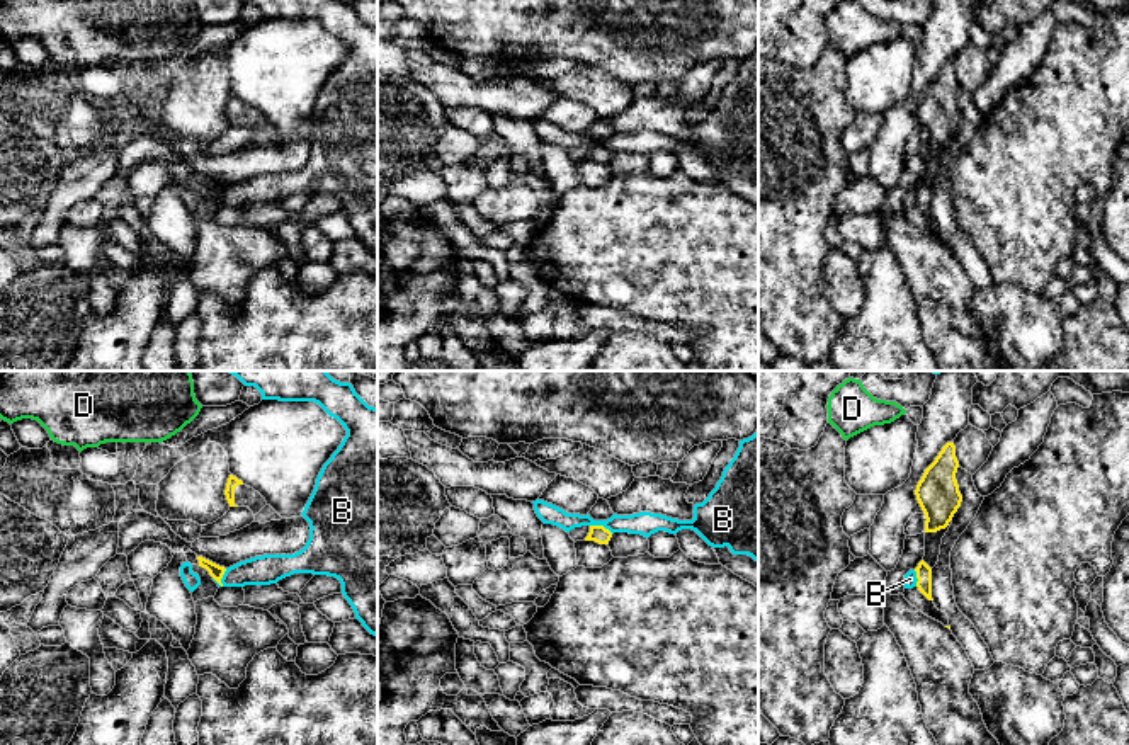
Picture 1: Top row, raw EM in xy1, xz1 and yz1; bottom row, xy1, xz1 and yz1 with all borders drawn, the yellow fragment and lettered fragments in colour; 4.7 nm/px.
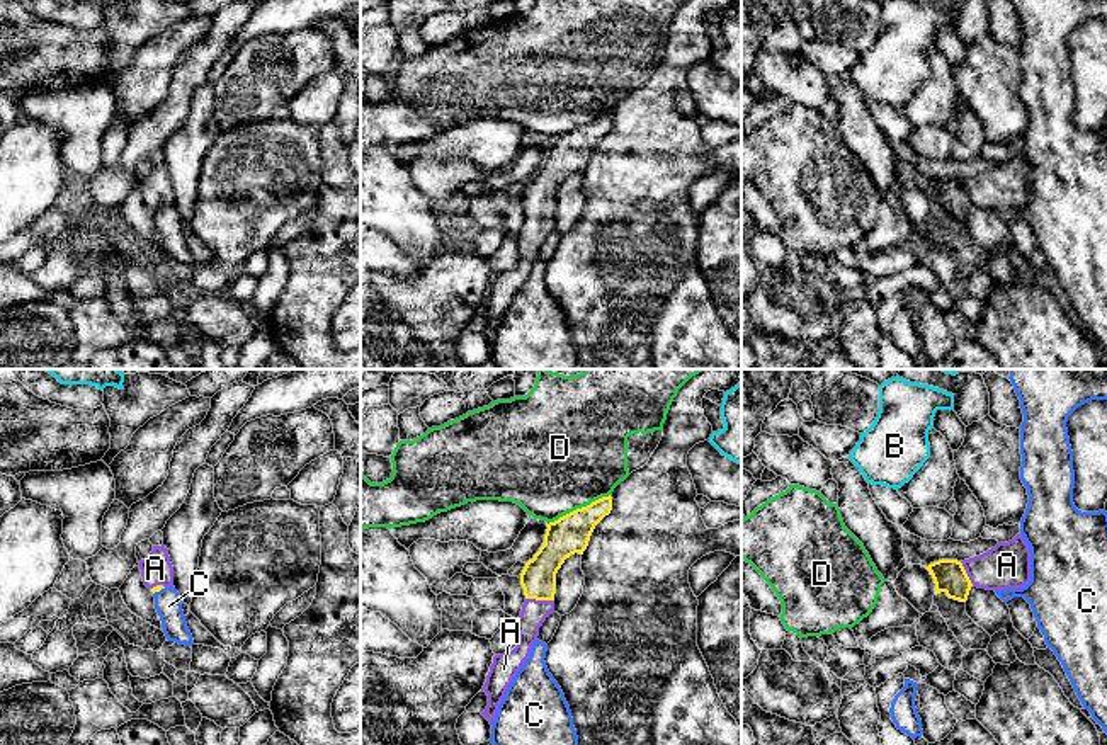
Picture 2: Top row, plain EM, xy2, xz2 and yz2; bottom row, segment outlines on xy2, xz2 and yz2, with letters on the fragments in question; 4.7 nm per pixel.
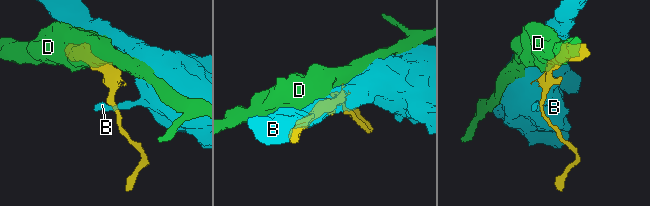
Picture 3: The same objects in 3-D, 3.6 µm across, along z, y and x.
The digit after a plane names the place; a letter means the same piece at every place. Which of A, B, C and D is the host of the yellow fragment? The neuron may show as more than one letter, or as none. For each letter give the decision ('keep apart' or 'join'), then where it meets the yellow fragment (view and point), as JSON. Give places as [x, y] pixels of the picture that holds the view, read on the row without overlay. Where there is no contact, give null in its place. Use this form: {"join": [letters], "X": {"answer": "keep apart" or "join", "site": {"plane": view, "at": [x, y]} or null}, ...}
{"join": ["A"], "A": {"answer": "join", "site": {"plane": "xz2", "at": [539, 218]}}, "B": {"answer": "keep apart", "site": {"plane": "xy1", "at": [221, 196]}}, "C": {"answer": "keep apart", "site": {"plane": "xy2", "at": [158, 210]}}, "D": {"answer": "keep apart", "site": {"plane": "xz2", "at": [579, 128]}}}

